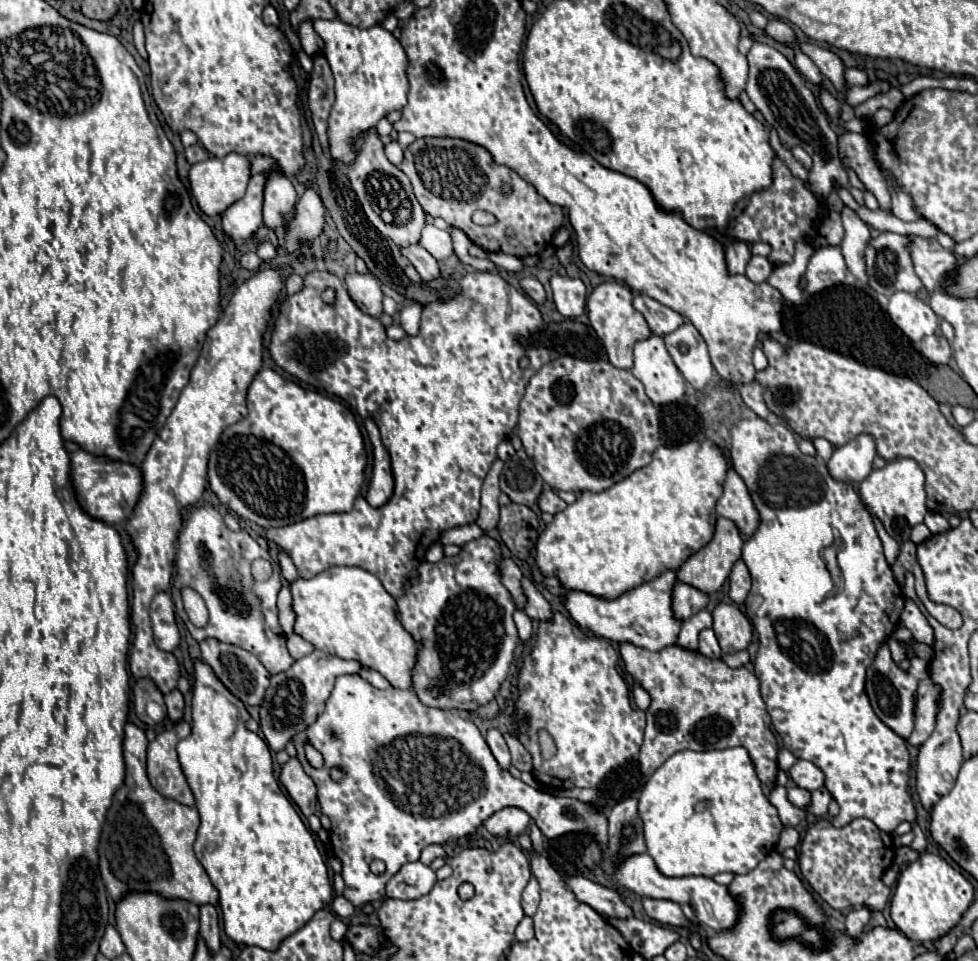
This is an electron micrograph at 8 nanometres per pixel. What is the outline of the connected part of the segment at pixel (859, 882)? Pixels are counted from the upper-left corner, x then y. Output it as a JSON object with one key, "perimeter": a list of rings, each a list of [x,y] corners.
{"perimeter":[[[822,818],[816,820],[802,840],[798,854],[802,876],[808,880],[812,890],[836,910],[862,906],[870,910],[882,910],[890,896],[890,888],[882,882],[882,876],[892,860],[892,836],[882,834],[882,830],[866,818],[856,818],[844,828],[834,828]]]}

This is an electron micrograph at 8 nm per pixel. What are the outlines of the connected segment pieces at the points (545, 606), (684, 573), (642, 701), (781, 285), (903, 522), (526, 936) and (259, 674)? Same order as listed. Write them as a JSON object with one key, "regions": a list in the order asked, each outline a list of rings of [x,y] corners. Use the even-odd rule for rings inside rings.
{"regions":[[[[528,578],[522,580],[522,588],[524,588],[524,594],[528,598],[528,604],[526,604],[526,610],[524,612],[532,620],[552,620],[554,612],[552,612],[548,600],[534,588],[534,584]]],[[[718,518],[714,538],[702,550],[692,554],[682,564],[682,568],[676,572],[676,578],[680,582],[688,584],[688,586],[694,586],[696,590],[700,590],[704,594],[712,594],[712,592],[716,592],[726,582],[734,562],[740,560],[740,552],[742,552],[742,538],[740,538],[740,532],[738,532],[736,524],[732,520],[728,520],[728,518]]],[[[634,682],[632,696],[634,696],[634,702],[636,702],[636,706],[638,706],[640,710],[646,710],[646,708],[650,706],[650,696],[648,696],[648,692],[646,692],[638,682]]],[[[798,242],[794,262],[786,264],[784,270],[774,270],[768,278],[768,284],[774,286],[776,290],[780,290],[782,296],[790,304],[800,306],[800,302],[802,302],[802,292],[798,290],[798,278],[806,272],[806,264],[808,264],[812,252],[814,252],[814,248],[808,242]]],[[[898,458],[894,462],[888,462],[880,470],[872,470],[872,474],[860,482],[858,496],[862,506],[876,516],[886,532],[898,542],[906,542],[910,538],[910,530],[920,524],[926,516],[926,492],[924,492],[924,472],[920,466],[910,458]]],[[[524,916],[515,930],[515,939],[518,942],[526,942],[534,937],[533,919],[529,916]]],[[[214,638],[200,642],[200,652],[202,652],[202,660],[214,670],[218,680],[236,698],[240,698],[244,704],[260,704],[262,702],[264,692],[270,686],[270,672],[262,666],[262,662],[256,656],[250,656],[250,652],[246,652],[244,648],[238,648],[234,644],[226,644],[226,642],[220,642]]]]}

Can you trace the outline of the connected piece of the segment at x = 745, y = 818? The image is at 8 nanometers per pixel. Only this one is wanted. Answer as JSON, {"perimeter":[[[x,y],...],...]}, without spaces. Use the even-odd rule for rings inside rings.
{"perimeter":[[[742,746],[710,752],[682,750],[672,754],[646,782],[638,810],[644,822],[648,854],[666,876],[714,876],[718,872],[746,874],[774,850],[784,828],[776,808],[762,792],[750,754]]]}

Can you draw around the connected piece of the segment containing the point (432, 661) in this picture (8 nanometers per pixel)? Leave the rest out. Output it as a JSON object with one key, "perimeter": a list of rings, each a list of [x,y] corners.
{"perimeter":[[[490,536],[472,540],[456,556],[444,556],[440,562],[422,562],[418,568],[418,582],[406,584],[406,594],[398,598],[402,626],[422,642],[418,662],[414,666],[414,690],[422,704],[432,708],[458,708],[476,710],[488,704],[500,684],[508,676],[508,668],[516,650],[516,626],[512,622],[512,596],[500,582],[498,562],[502,560],[502,546]]]}

